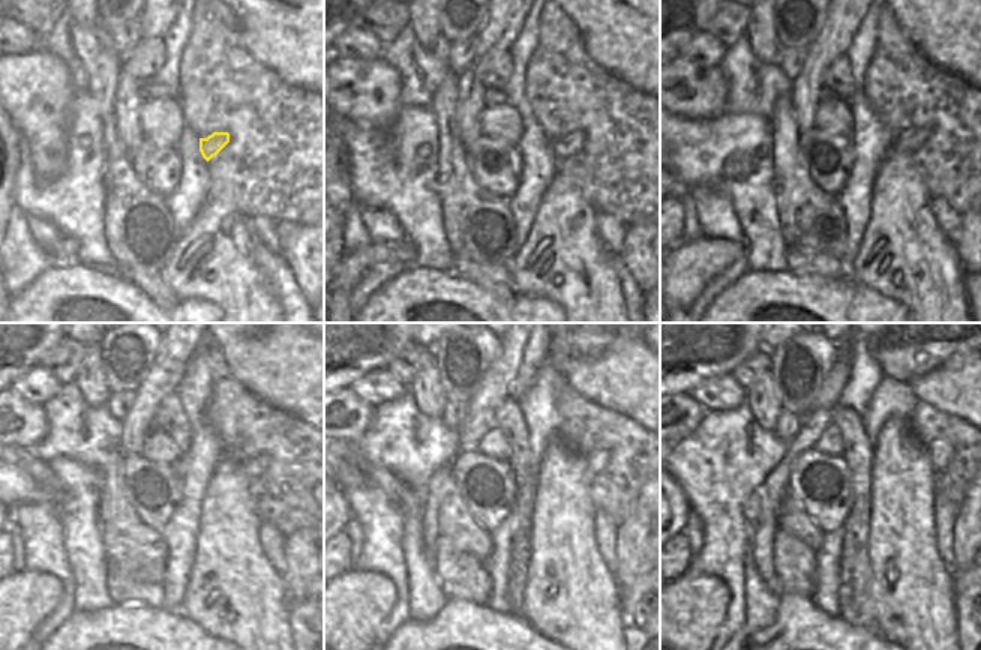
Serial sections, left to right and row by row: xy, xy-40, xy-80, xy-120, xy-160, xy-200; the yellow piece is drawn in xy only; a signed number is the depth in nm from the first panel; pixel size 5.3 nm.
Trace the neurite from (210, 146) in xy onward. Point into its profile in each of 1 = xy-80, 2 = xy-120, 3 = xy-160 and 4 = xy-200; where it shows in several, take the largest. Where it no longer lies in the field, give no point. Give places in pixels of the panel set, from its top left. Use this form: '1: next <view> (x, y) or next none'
1: next xy-80 (908, 141)
2: next xy-120 (254, 467)
3: next xy-160 (597, 461)
4: next xy-200 (939, 452)

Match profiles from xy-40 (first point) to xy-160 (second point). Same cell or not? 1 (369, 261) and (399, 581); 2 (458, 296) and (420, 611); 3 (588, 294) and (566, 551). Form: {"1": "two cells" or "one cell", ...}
{"1": "two cells", "2": "two cells", "3": "one cell"}

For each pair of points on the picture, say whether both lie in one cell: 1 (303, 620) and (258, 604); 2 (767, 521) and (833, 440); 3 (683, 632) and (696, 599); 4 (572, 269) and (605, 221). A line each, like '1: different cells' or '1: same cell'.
1: different cells
2: different cells
3: same cell
4: different cells

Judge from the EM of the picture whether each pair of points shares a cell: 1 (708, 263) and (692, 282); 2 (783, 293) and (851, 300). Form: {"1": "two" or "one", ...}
{"1": "one", "2": "one"}

